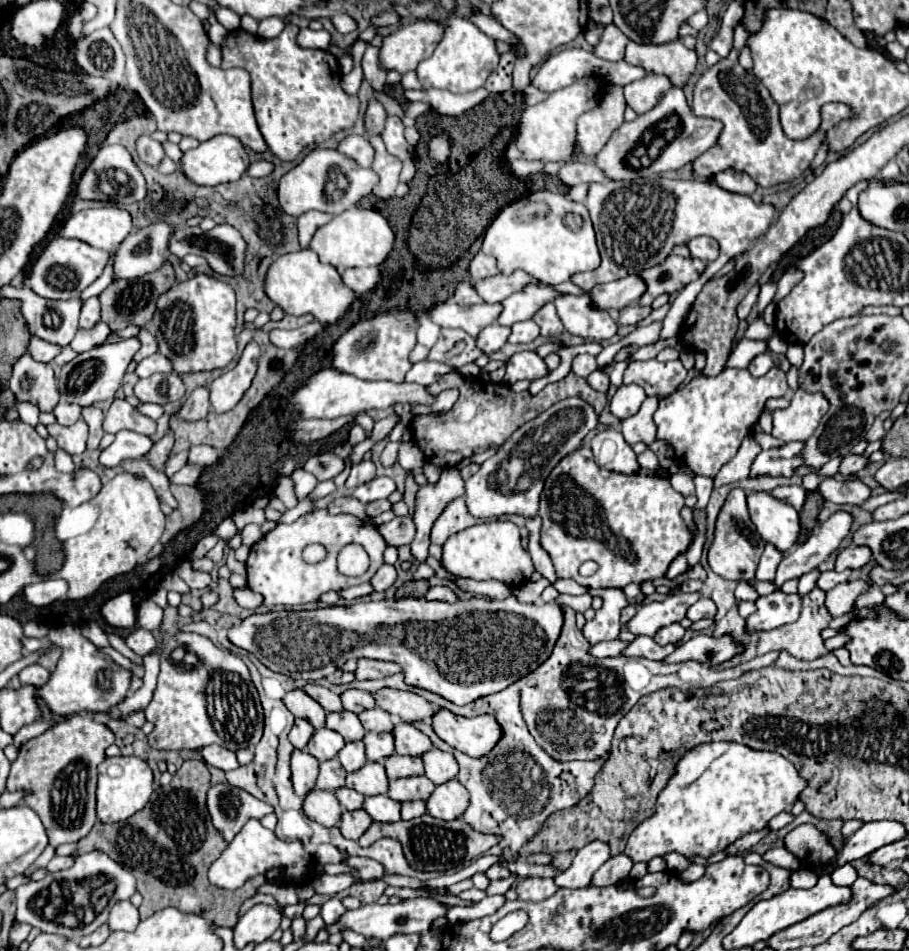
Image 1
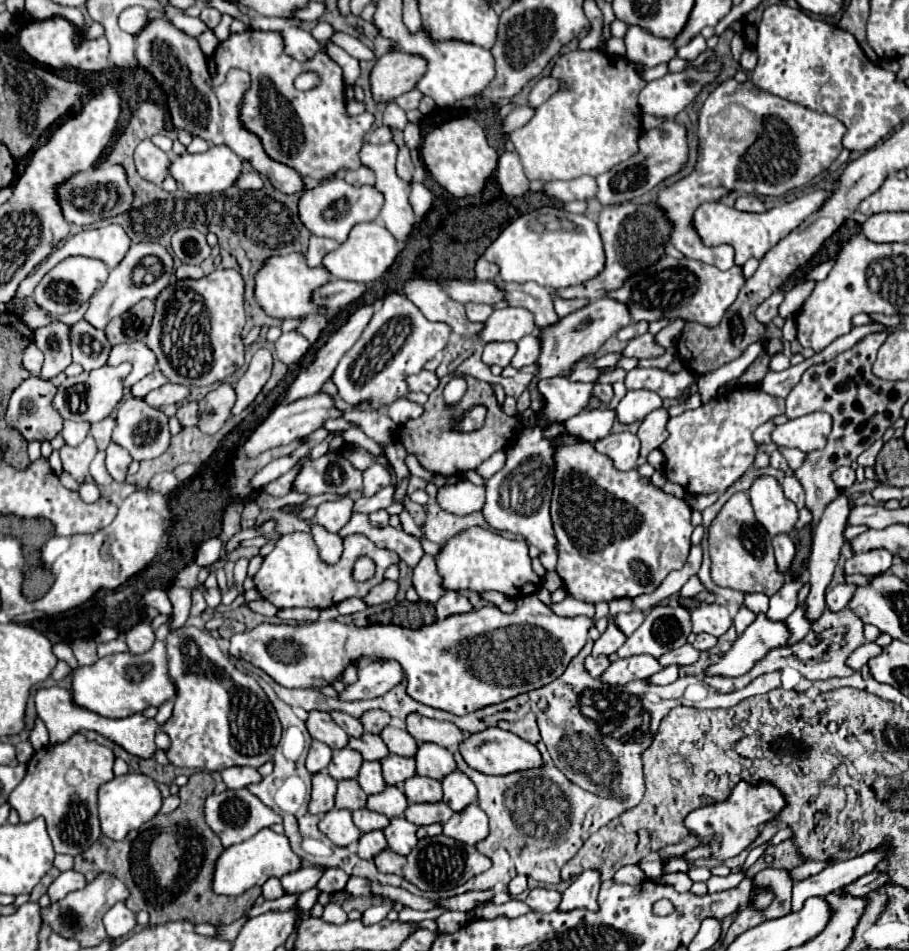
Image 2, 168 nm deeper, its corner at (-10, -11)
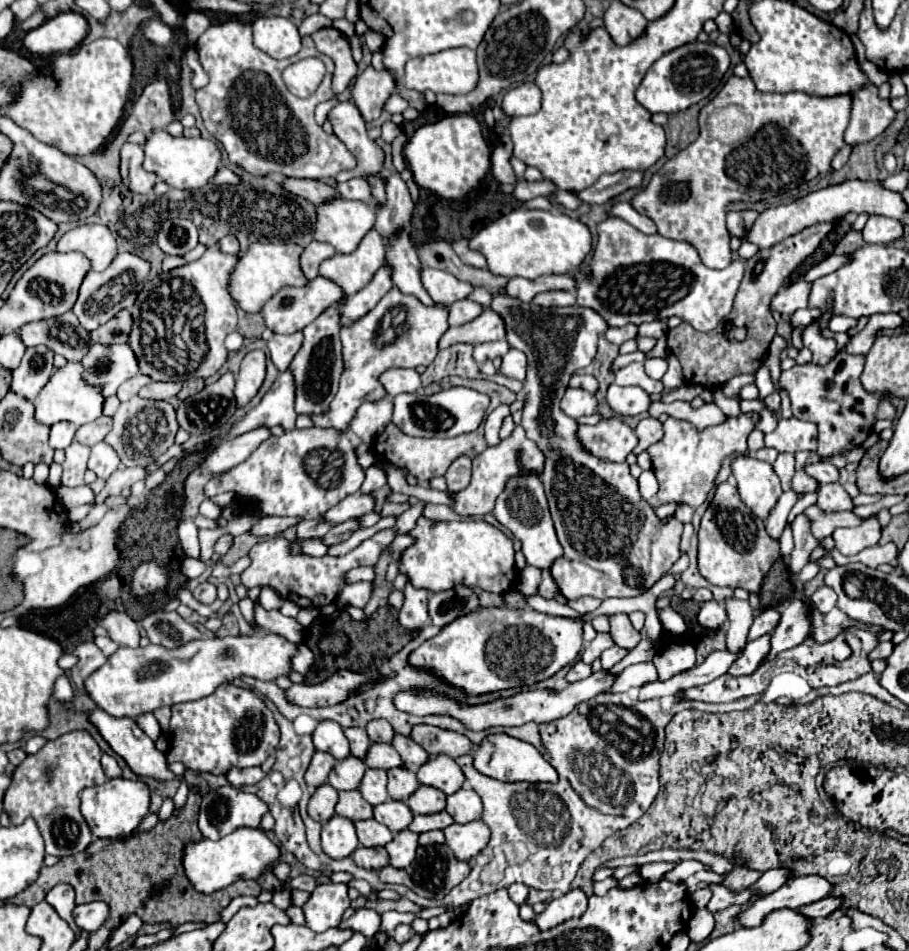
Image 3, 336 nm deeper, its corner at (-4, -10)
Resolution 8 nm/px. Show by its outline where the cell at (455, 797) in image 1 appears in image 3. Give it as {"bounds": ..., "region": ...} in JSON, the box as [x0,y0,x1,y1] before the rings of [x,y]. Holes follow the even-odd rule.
{"bounds":[445,821,489,861],"region":[[[471,821],[467,825],[453,823],[445,831],[447,845],[459,861],[471,861],[489,843],[489,827],[483,821]]]}

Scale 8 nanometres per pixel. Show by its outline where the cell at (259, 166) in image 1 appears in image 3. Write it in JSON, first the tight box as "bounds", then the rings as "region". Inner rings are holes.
{"bounds":[211,167,239,185],"region":[[[219,167],[219,169],[217,169],[217,175],[213,175],[211,183],[215,183],[215,185],[225,185],[225,183],[239,183],[239,177],[237,177],[237,175],[235,175],[231,169],[227,169],[227,167]]]}

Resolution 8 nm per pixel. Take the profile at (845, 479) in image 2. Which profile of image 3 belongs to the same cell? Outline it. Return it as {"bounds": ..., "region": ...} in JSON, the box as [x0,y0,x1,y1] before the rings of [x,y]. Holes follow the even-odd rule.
{"bounds":[805,463,839,483],"region":[[[811,463],[811,465],[805,465],[805,473],[811,475],[813,479],[817,479],[819,483],[835,483],[839,479],[839,471],[833,463]]]}

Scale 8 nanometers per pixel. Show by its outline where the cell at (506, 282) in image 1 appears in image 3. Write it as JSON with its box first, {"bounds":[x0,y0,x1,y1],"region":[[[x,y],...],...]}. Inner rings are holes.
{"bounds":[421,267,473,305],"region":[[[433,267],[421,269],[421,283],[433,301],[439,301],[445,305],[465,299],[473,291],[473,287],[469,283],[459,281],[455,275],[449,275],[447,271],[433,269]]]}

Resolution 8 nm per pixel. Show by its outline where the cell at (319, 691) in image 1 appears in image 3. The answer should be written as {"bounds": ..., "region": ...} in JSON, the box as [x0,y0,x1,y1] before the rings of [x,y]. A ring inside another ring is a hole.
{"bounds":[345,727,371,759],"region":[[[351,727],[351,729],[345,729],[345,735],[351,743],[351,755],[357,759],[365,759],[365,751],[369,751],[369,745],[371,745],[365,729]]]}

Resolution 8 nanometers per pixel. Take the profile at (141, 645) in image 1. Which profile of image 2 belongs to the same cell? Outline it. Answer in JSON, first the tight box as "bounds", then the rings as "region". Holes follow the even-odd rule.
{"bounds":[125,622,155,654],"region":[[[141,622],[141,624],[137,624],[135,628],[131,628],[131,630],[125,634],[125,642],[127,642],[127,646],[129,646],[129,652],[133,652],[133,654],[143,654],[143,652],[147,652],[147,650],[153,646],[153,642],[155,642],[155,632],[151,630],[149,624]]]}

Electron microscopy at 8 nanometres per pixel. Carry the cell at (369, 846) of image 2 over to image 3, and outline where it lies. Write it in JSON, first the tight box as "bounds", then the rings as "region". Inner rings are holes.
{"bounds":[351,847,389,871],"region":[[[359,847],[351,857],[359,867],[365,867],[369,871],[379,871],[381,867],[389,865],[389,855],[383,847]]]}

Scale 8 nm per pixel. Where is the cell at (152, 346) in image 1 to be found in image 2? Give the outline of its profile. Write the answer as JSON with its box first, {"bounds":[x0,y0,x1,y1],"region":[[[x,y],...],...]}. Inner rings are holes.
{"bounds":[109,342,157,386],"region":[[[145,342],[117,344],[117,346],[113,346],[113,350],[109,354],[109,364],[117,366],[121,362],[133,364],[131,374],[125,378],[125,386],[133,386],[135,382],[139,382],[141,378],[145,378],[147,374],[153,372],[153,368],[157,366],[157,356],[155,356],[155,352],[151,352],[151,348],[147,348]]]}

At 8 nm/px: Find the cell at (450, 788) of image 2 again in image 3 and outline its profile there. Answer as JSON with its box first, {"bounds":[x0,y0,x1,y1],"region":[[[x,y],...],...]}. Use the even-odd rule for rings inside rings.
{"bounds":[447,787,483,825],"region":[[[463,787],[447,797],[447,813],[461,825],[481,819],[481,811],[483,811],[481,799],[473,789]]]}

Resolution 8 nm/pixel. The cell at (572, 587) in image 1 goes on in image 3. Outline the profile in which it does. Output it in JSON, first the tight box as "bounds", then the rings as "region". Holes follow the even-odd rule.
{"bounds":[493,475,563,569],"region":[[[517,475],[509,479],[505,491],[499,495],[495,509],[493,509],[495,519],[505,525],[517,539],[521,539],[521,551],[525,555],[527,565],[533,565],[537,569],[549,569],[557,557],[563,555],[563,547],[557,541],[555,527],[549,515],[543,483],[537,475]]]}

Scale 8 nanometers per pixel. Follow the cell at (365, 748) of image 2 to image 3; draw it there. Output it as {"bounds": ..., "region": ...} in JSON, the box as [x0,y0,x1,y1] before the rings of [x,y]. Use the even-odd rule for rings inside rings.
{"bounds":[365,743,405,771],"region":[[[373,743],[367,751],[365,765],[375,767],[375,769],[383,769],[383,771],[389,771],[393,767],[405,767],[399,753],[387,743]]]}

